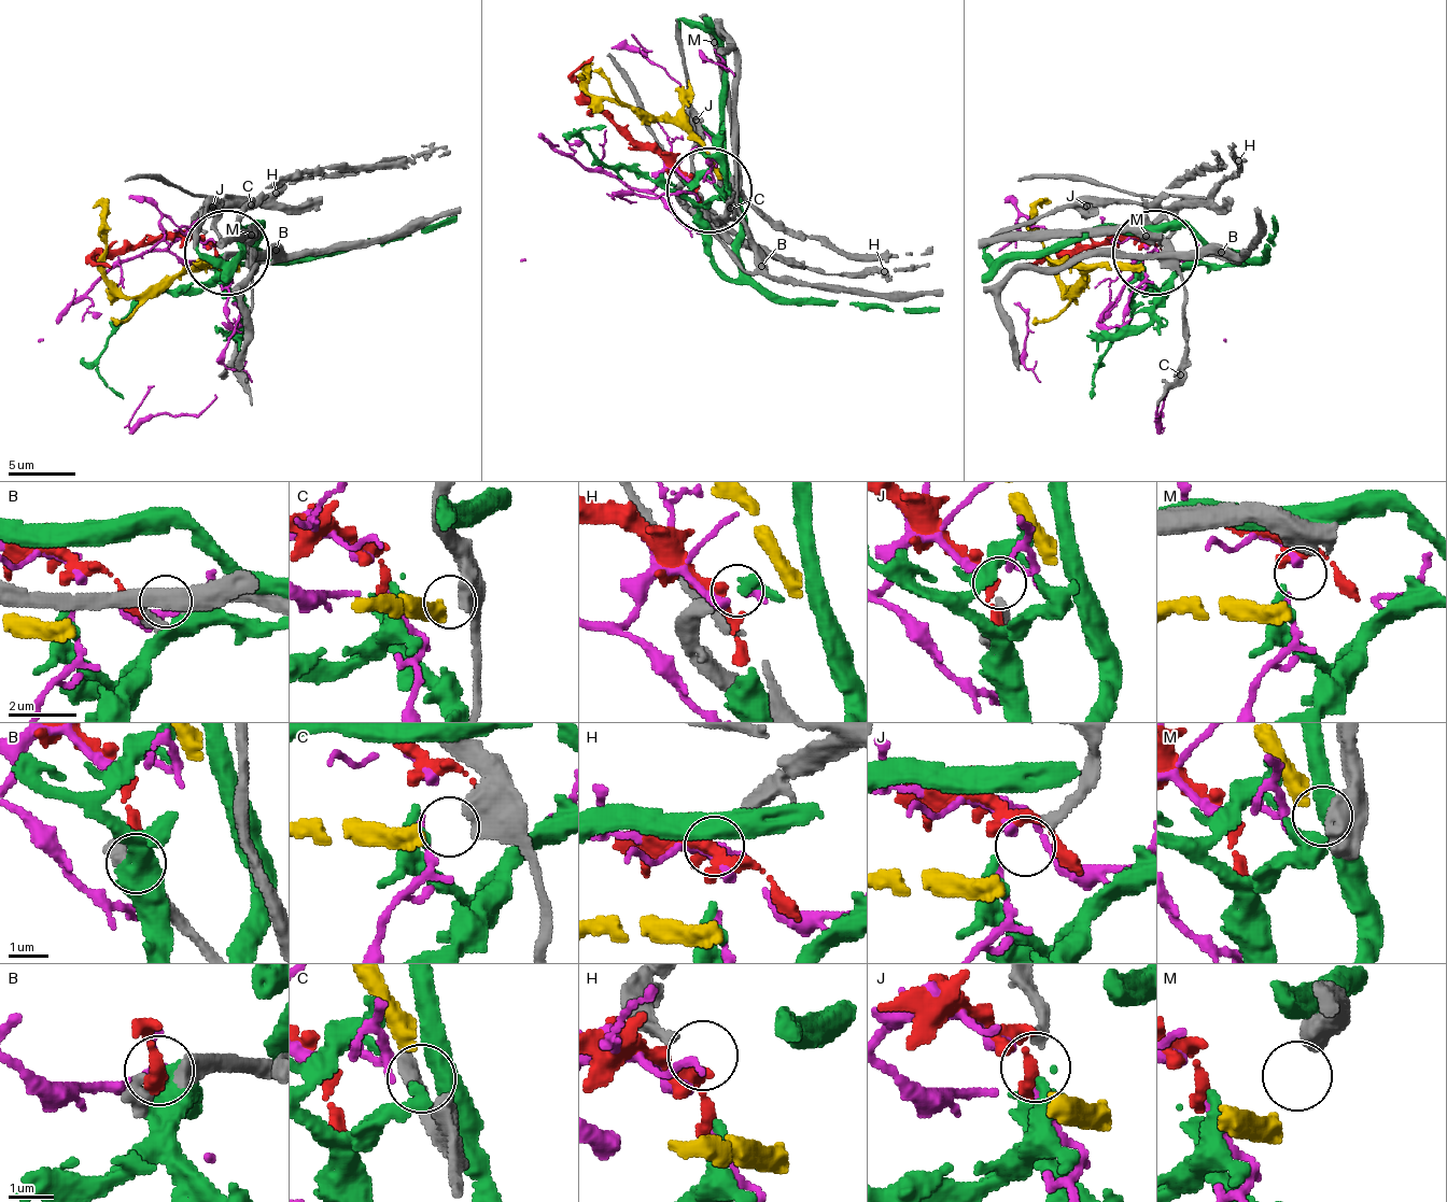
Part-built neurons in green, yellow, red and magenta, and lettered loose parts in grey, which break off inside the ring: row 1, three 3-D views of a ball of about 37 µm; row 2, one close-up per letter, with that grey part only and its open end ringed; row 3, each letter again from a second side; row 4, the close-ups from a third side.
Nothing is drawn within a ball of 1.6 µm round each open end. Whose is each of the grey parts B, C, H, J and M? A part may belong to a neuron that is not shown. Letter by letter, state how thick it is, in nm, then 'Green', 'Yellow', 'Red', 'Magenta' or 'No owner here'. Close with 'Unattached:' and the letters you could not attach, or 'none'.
B: Thickness 320 nm. Red
C: Thickness 600 nm. Yellow
H: Thickness 300 nm. No owner here
J: Thickness 220 nm. No owner here
M: Thickness 750 nm. No owner here
Unattached: H, J, M

